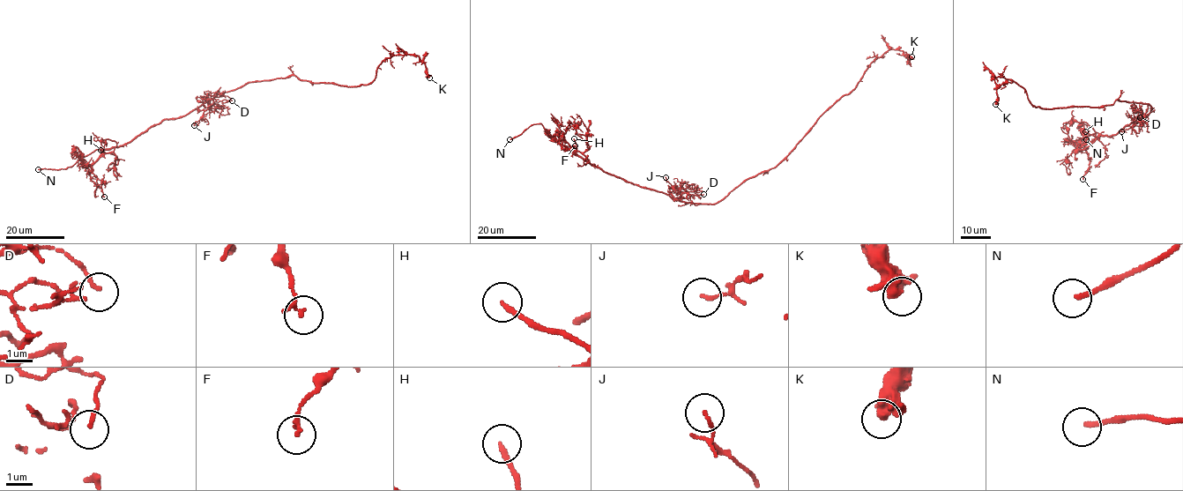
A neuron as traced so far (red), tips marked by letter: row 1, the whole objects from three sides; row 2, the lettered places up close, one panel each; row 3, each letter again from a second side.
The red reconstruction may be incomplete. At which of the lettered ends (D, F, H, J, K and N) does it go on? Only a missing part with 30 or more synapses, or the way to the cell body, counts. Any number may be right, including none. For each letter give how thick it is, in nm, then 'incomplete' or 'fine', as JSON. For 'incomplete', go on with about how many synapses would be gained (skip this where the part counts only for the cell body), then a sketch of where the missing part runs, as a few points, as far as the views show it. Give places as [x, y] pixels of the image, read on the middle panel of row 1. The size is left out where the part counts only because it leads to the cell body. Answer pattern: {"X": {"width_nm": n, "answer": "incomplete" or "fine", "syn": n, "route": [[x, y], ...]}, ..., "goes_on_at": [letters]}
{"D": {"width_nm": 80, "answer": "fine"}, "F": {"width_nm": 170, "answer": "fine"}, "H": {"width_nm": 190, "answer": "incomplete", "syn": 35, "route": [[574, 138], [555, 118], [558, 109], [552, 101]]}, "J": {"width_nm": 110, "answer": "fine"}, "K": {"width_nm": 340, "answer": "fine"}, "N": {"width_nm": 180, "answer": "incomplete", "route": [[509, 139], [502, 145], [497, 157], [490, 164], [492, 166]]}, "goes_on_at": ["H", "N"]}

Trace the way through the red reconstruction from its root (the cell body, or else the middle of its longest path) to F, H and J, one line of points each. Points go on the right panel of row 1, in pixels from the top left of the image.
F: (1142, 102), (1152, 108), (1143, 118), (1113, 136), (1101, 134), (1084, 145), (1089, 160), (1082, 179)
H: (1142, 102), (1151, 106), (1149, 114), (1135, 122), (1128, 124), (1113, 136), (1096, 137), (1085, 131)
J: (1142, 102), (1151, 106), (1150, 111), (1121, 131)

